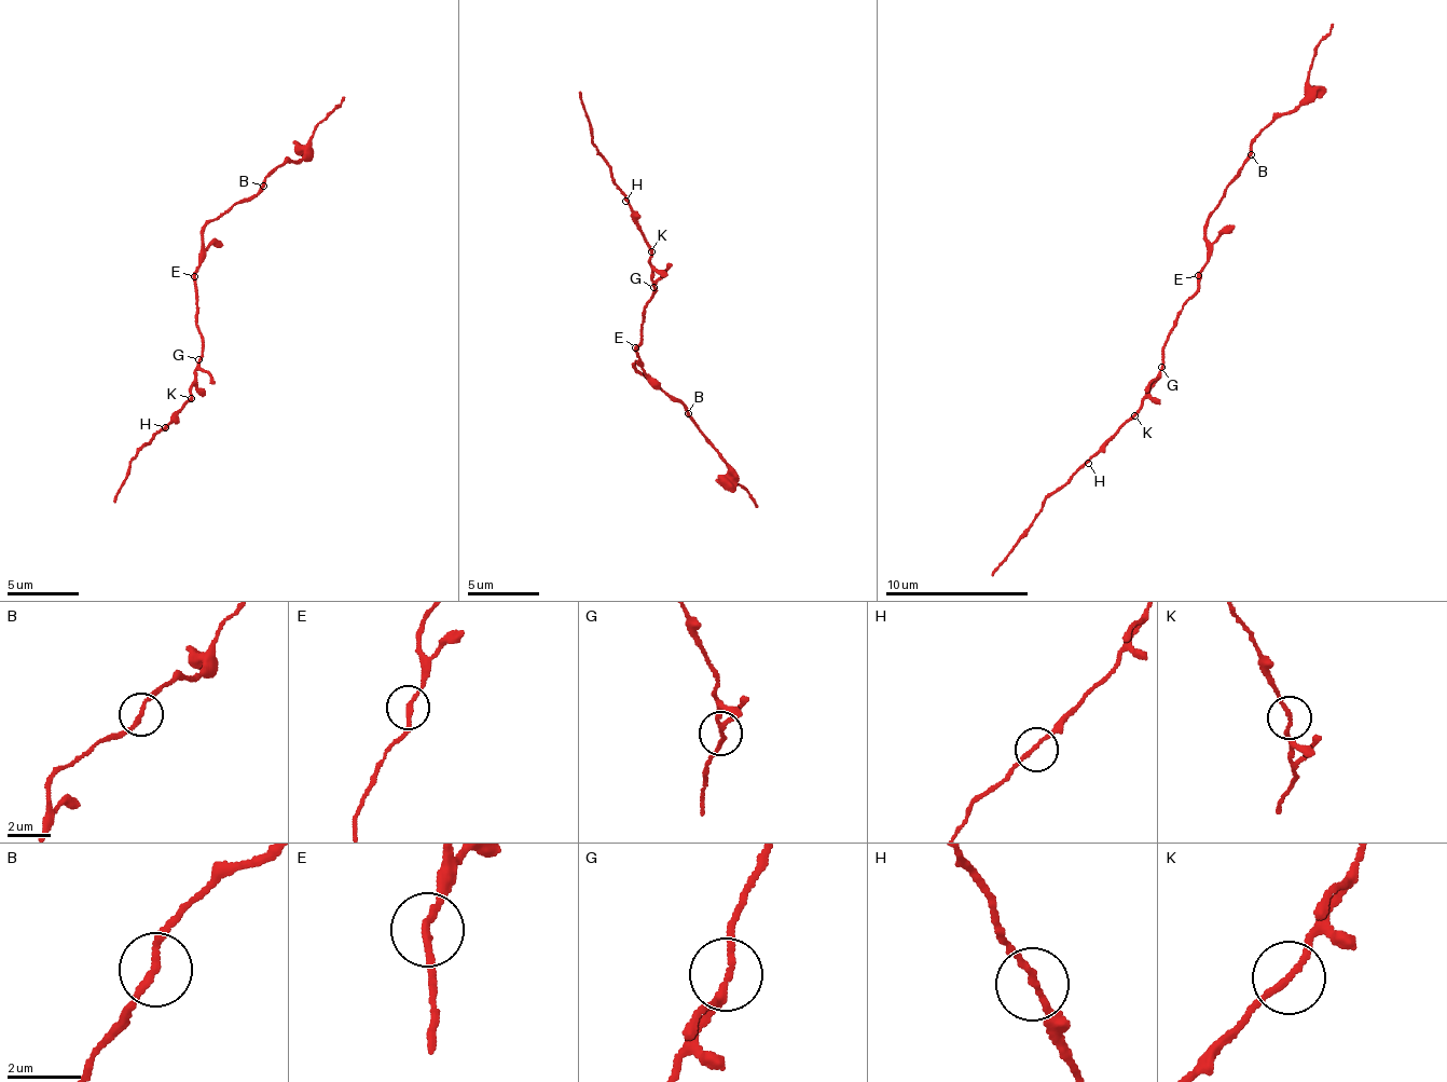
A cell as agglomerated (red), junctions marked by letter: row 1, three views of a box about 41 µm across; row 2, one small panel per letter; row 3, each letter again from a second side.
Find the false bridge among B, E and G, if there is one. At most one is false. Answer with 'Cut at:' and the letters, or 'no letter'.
Cut at: no letter

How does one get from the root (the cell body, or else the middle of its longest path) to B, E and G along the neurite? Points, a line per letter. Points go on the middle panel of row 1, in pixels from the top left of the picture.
B: (643, 326), (635, 348), (641, 357), (632, 366), (669, 396), (677, 398), (688, 413)
E: (643, 326), (635, 347)
G: (643, 326), (646, 319), (643, 314), (657, 289), (655, 288)

